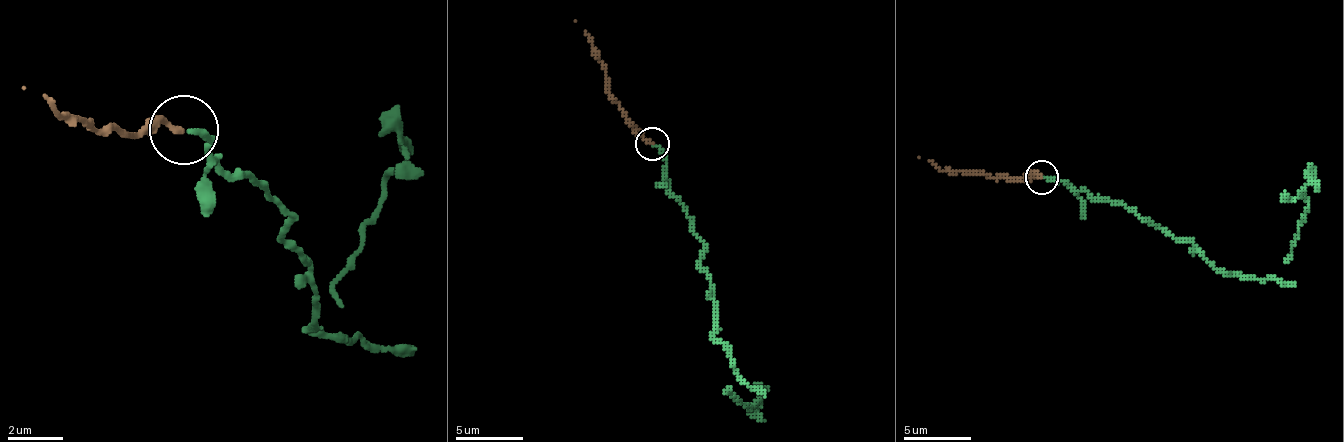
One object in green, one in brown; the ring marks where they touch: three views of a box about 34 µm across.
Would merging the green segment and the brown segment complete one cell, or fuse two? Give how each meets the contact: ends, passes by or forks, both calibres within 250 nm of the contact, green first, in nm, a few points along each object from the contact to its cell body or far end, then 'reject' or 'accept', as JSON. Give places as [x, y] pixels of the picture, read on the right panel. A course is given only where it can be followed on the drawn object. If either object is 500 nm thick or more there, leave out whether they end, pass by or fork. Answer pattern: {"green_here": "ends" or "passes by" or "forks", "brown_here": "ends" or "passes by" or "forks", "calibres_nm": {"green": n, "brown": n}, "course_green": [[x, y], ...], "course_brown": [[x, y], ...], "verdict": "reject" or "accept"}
{"green_here": "ends", "brown_here": "ends", "calibres_nm": {"green": 220, "brown": 190}, "course_green": [[1044, 177], [1132, 208], [1227, 272], [1271, 279], [1292, 252], [1308, 205], [1305, 191], [1312, 164]], "course_brown": [[1041, 177], [1024, 174], [993, 177], [939, 171], [919, 157]], "verdict": "accept"}

